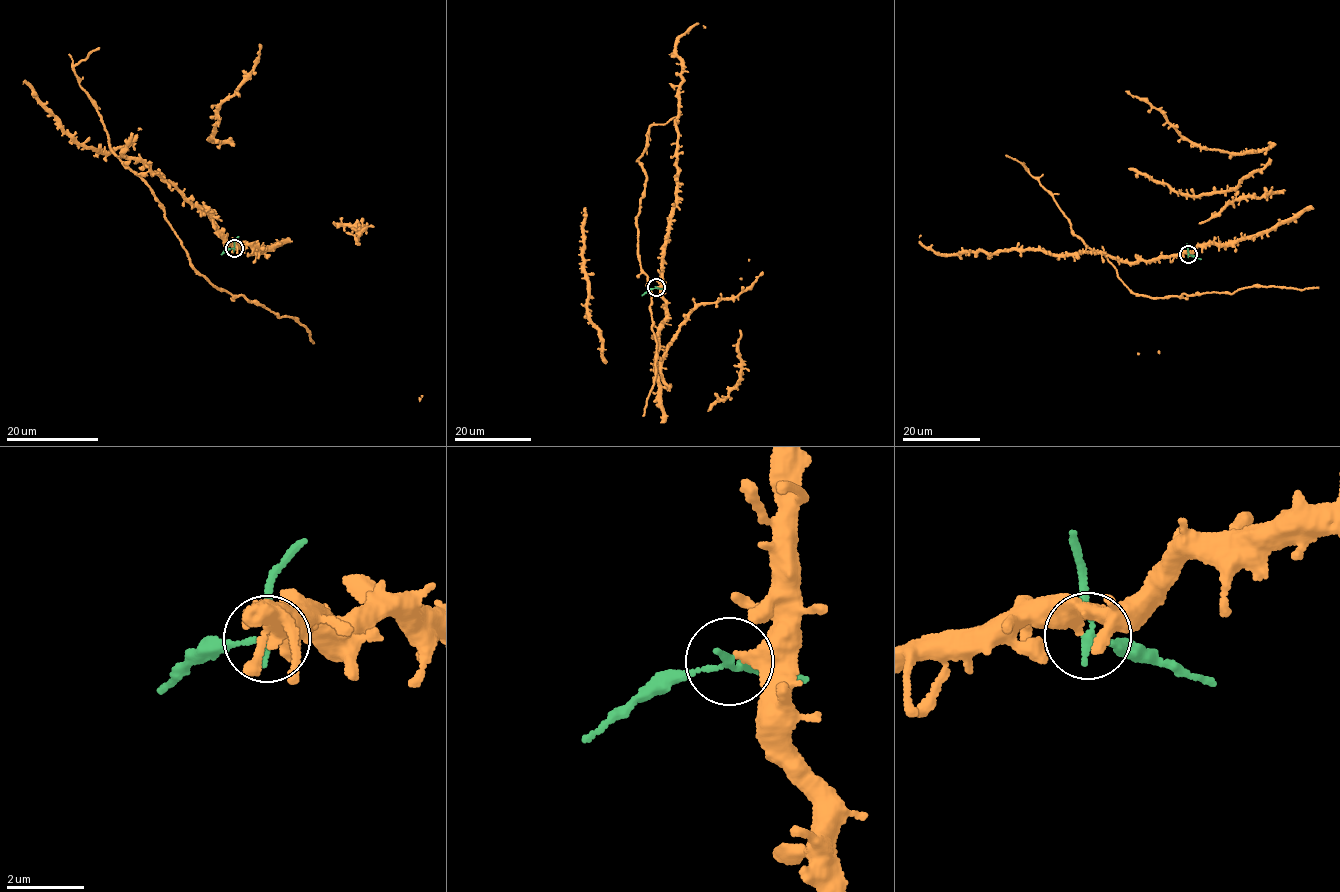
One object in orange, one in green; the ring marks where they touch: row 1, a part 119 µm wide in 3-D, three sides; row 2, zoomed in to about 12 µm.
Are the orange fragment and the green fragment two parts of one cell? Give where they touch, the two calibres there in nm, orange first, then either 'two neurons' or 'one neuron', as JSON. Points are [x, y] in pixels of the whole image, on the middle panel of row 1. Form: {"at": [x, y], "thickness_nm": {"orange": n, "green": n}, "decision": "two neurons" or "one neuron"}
{"at": [656, 287], "thickness_nm": {"orange": 320, "green": 170}, "decision": "two neurons"}

